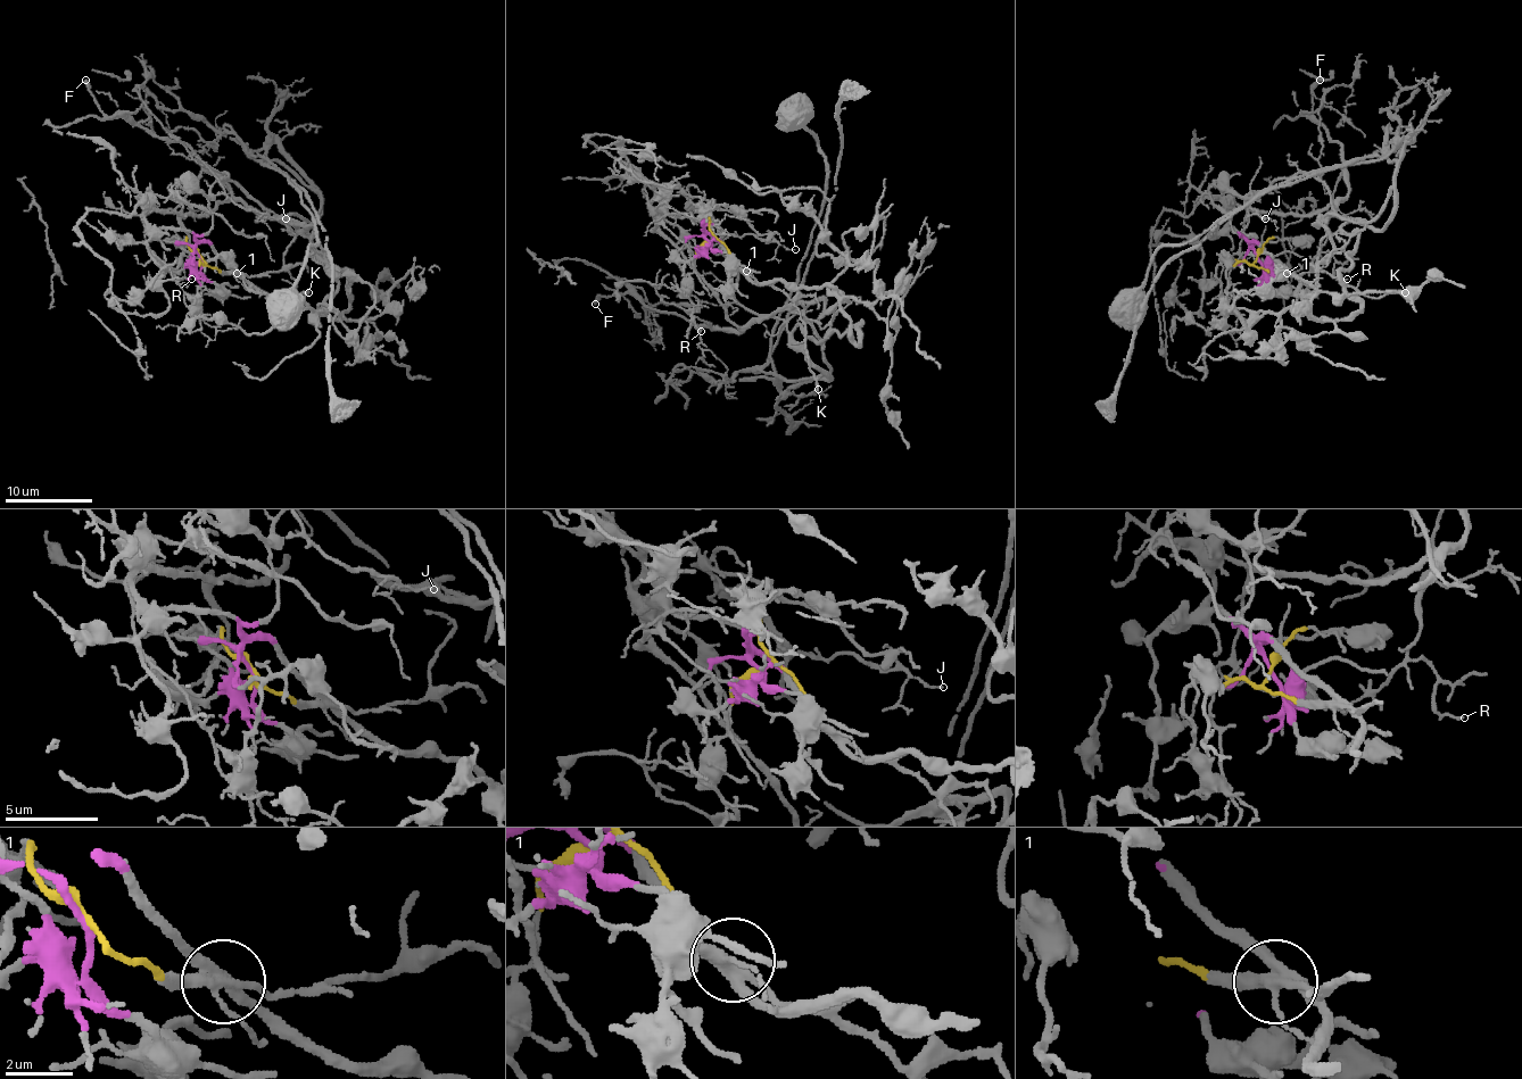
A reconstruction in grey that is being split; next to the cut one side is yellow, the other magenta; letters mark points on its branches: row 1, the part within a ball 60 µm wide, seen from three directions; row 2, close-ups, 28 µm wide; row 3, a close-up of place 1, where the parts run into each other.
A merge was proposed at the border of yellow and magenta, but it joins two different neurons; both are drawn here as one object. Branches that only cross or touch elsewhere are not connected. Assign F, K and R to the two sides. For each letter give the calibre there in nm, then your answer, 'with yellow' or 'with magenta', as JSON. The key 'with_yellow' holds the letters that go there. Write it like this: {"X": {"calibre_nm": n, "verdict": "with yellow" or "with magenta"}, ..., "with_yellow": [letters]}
{"F": {"calibre_nm": 360, "verdict": "with magenta"}, "K": {"calibre_nm": 260, "verdict": "with yellow"}, "R": {"calibre_nm": 110, "verdict": "with magenta"}, "with_yellow": ["K"]}

